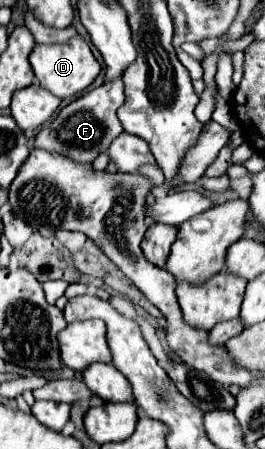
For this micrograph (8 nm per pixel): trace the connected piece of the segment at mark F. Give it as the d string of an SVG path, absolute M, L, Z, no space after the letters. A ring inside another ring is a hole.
M121 76L113 82L105 82L103 86L85 92L81 98L67 104L35 138L37 148L45 148L51 152L67 154L77 162L93 162L109 144L123 132L123 126L117 118L117 108L125 102L123 80Z

